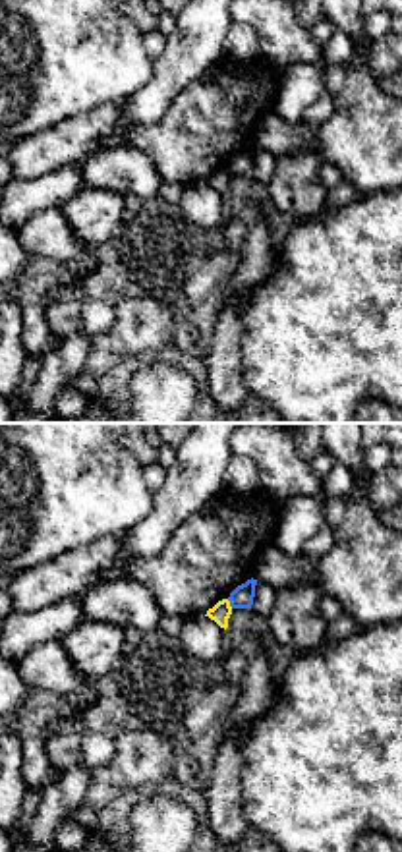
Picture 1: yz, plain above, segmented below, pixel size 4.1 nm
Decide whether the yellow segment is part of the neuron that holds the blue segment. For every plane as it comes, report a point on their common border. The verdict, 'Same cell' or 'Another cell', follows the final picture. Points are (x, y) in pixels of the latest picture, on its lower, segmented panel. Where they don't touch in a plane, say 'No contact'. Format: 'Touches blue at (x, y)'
Touches blue at (230, 603)

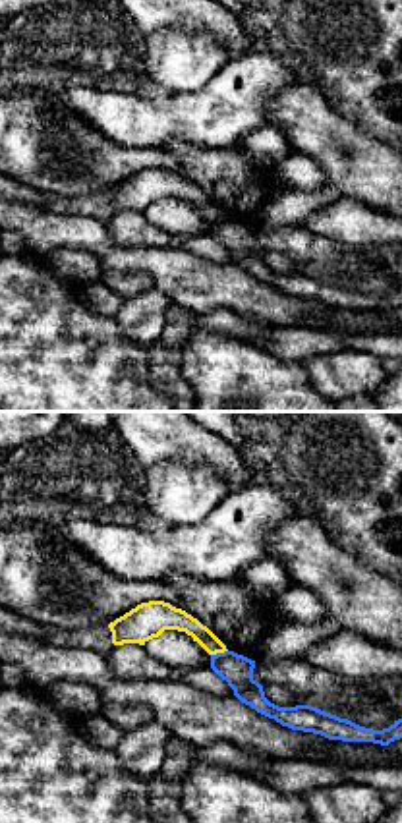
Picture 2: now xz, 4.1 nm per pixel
Touches blue at (219, 653)

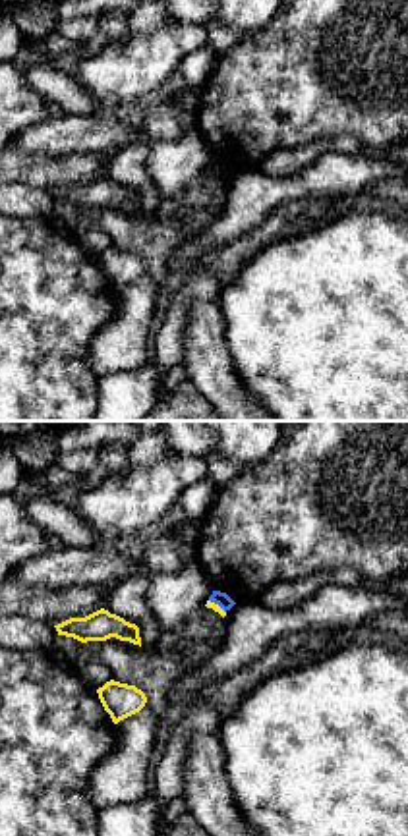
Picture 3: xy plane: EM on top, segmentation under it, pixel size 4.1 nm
Touches blue at (217, 603)

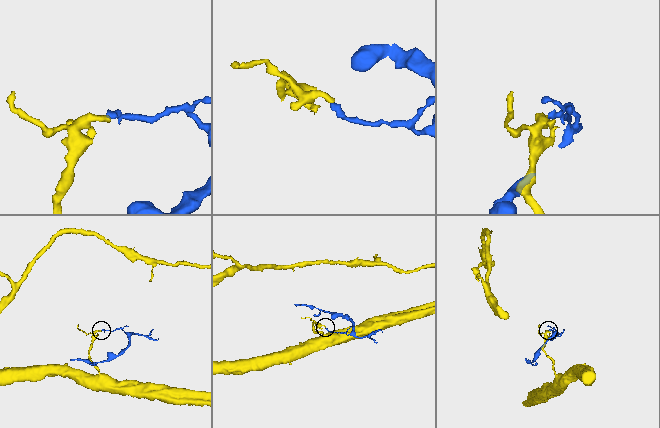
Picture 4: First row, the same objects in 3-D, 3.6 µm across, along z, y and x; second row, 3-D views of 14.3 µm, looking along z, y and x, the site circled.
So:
Another cell

